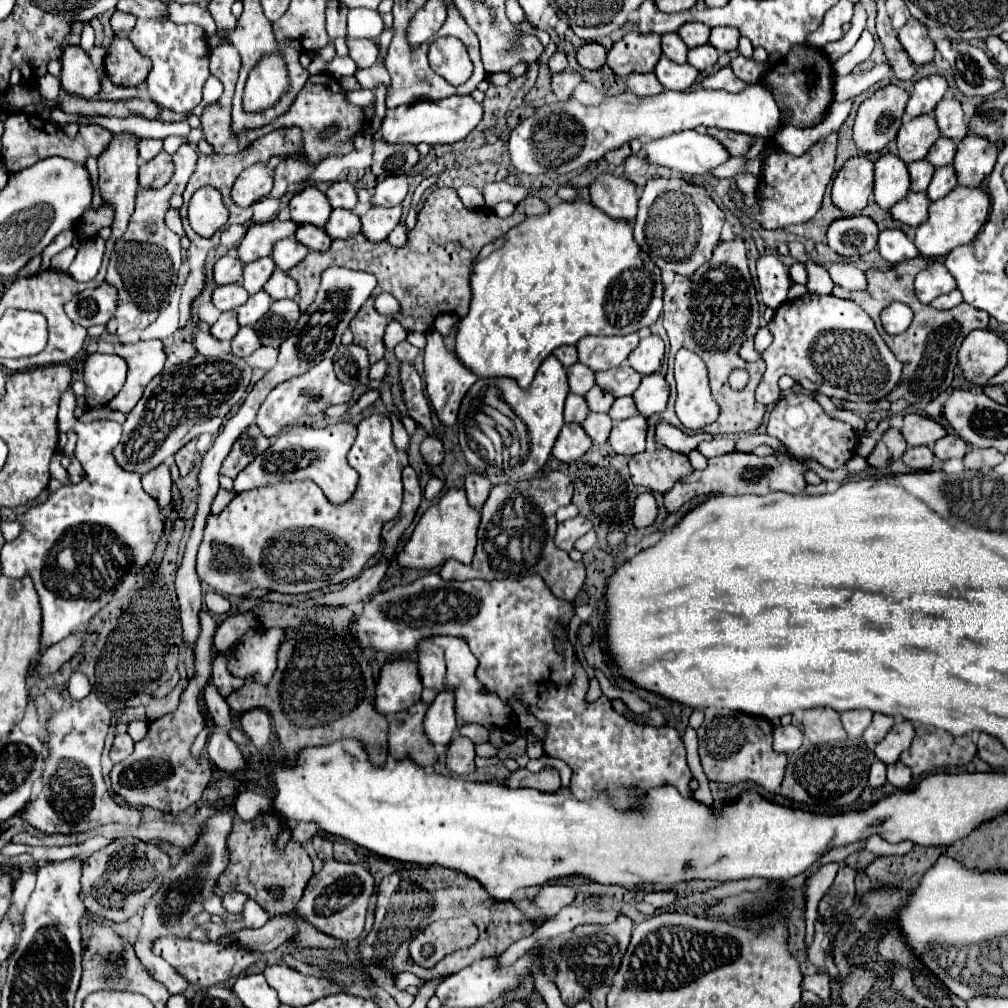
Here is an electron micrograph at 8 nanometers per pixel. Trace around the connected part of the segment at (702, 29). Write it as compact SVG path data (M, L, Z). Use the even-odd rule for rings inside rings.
M691 21L691 23L685 23L681 25L681 29L677 31L679 37L685 41L685 45L691 49L691 47L699 47L699 45L705 45L709 41L709 33L711 29L707 25L701 25L697 21Z

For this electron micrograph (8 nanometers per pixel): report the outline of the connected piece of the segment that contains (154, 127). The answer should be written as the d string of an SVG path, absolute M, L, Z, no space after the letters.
M82 117L77 123L97 124L113 133L133 133L137 137L157 137L157 139L165 139L169 135L187 135L191 131L187 121L161 123L161 121L151 121L145 117Z

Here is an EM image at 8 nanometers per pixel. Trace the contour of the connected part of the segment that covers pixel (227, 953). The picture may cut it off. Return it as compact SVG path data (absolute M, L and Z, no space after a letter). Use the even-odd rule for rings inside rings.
M161 937L153 941L153 953L163 957L177 973L187 977L189 983L195 987L211 987L217 983L227 983L229 979L237 977L241 971L245 971L251 963L257 961L257 953L249 953L245 949L239 949L237 945L219 945L213 941L201 943L201 941L191 941L191 939L177 939L177 937Z

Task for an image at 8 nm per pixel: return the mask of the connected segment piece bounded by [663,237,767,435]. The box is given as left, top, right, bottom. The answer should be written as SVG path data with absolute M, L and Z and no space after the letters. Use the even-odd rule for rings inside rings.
M735 237L733 241L719 243L713 251L713 259L707 261L693 279L675 275L673 283L665 287L663 293L663 327L669 335L671 351L681 347L701 349L701 359L709 369L711 393L721 409L720 417L715 421L715 431L723 431L725 435L755 431L763 423L767 411L765 405L755 401L755 389L763 377L766 364L763 359L748 363L737 353L741 343L759 329L759 301L751 283L743 239ZM735 367L749 369L751 379L743 391L729 389L727 377Z

